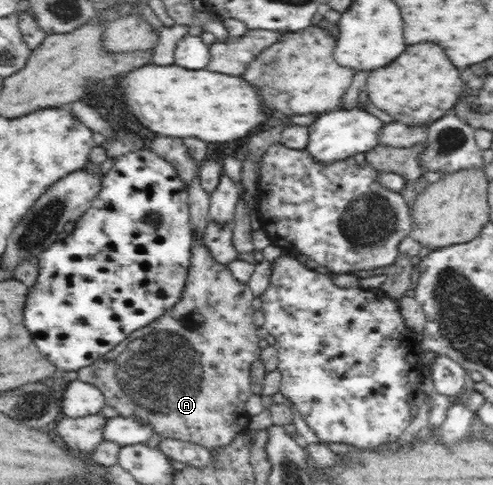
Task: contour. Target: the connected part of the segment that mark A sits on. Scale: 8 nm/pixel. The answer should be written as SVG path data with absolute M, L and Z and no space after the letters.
M197 232L193 233L193 246L191 249L190 267L188 267L188 275L185 289L182 292L182 297L174 307L165 312L160 319L155 320L148 326L134 331L130 336L127 336L114 350L105 353L100 361L95 361L92 365L84 367L78 371L78 379L88 384L95 385L104 395L108 407L112 407L122 417L131 417L138 421L149 422L153 428L153 433L170 437L174 440L182 442L194 443L195 445L204 447L210 451L216 448L227 447L233 443L235 436L238 433L248 431L249 417L246 413L246 400L250 397L250 370L254 361L259 359L261 348L259 347L259 338L257 327L253 324L252 299L255 295L246 283L240 283L229 270L226 264L218 263L216 259L210 255L209 248L205 246Z

